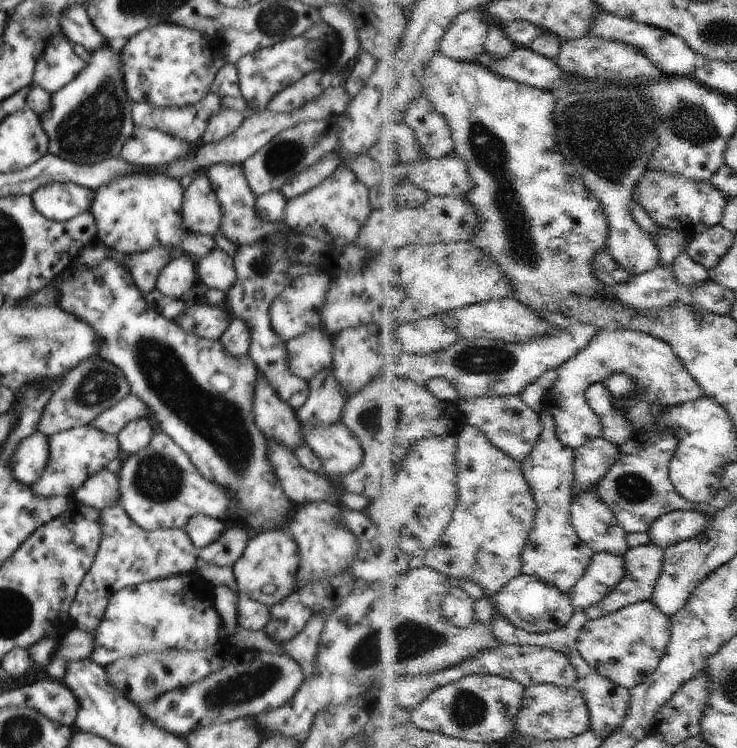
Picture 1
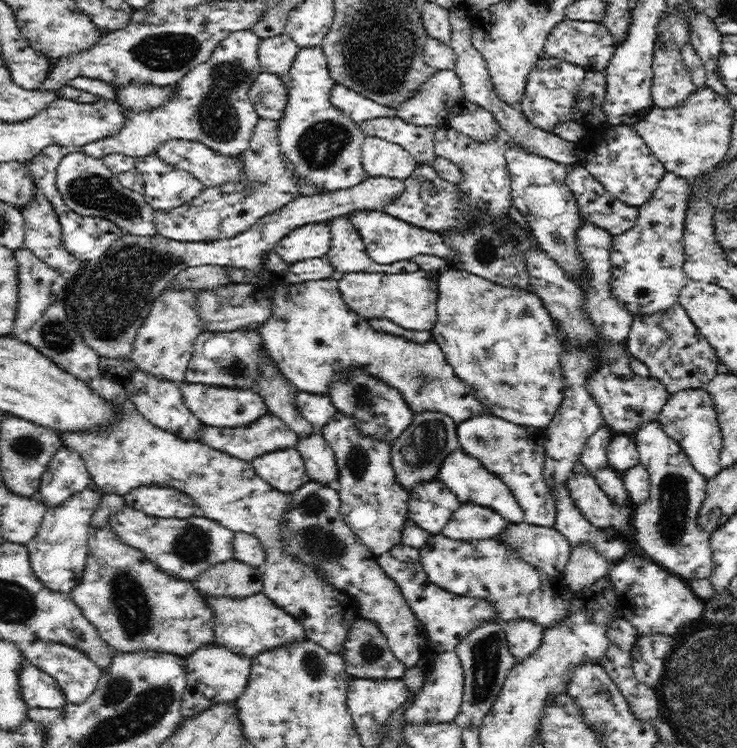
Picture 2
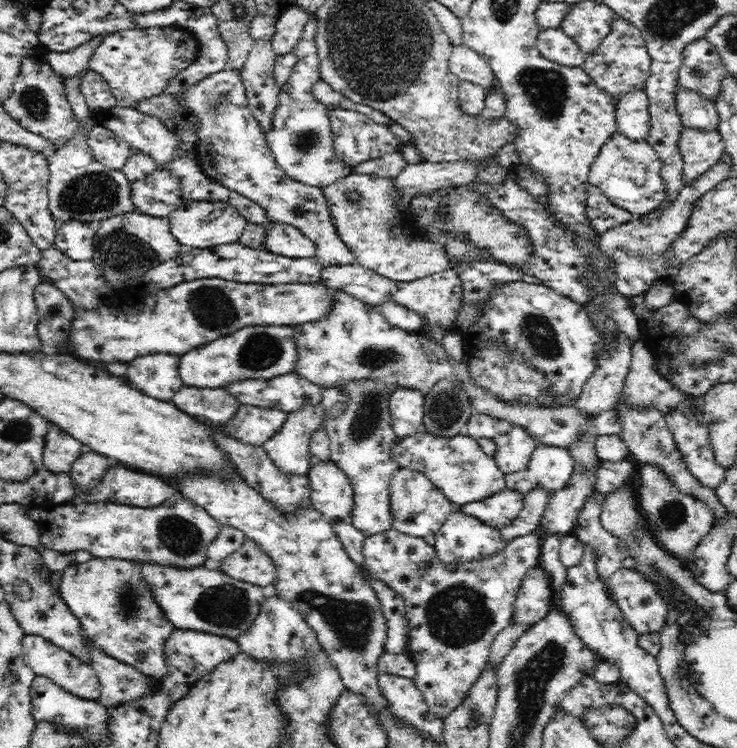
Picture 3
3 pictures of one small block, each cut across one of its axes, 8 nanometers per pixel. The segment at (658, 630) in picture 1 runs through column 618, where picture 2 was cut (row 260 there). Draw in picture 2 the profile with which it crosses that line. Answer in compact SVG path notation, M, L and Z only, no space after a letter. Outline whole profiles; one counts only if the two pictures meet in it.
M667 170L660 177L654 195L638 207L634 226L611 238L613 291L634 314L652 314L670 308L679 302L680 291L688 282L682 271L682 238L691 184Z

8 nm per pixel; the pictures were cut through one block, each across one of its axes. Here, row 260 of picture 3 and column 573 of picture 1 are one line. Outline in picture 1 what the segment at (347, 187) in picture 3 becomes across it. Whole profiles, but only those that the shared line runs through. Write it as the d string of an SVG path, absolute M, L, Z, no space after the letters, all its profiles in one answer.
M601 330L587 349L570 359L559 369L561 377L552 392L546 396L546 410L551 412L557 422L557 433L566 446L578 450L580 447L600 444L605 436L605 422L591 406L588 392L593 384L606 383L616 373L628 373L637 383L639 394L649 403L660 405L683 405L698 401L707 396L705 386L689 371L682 357L665 340L654 338L646 333L633 330Z

